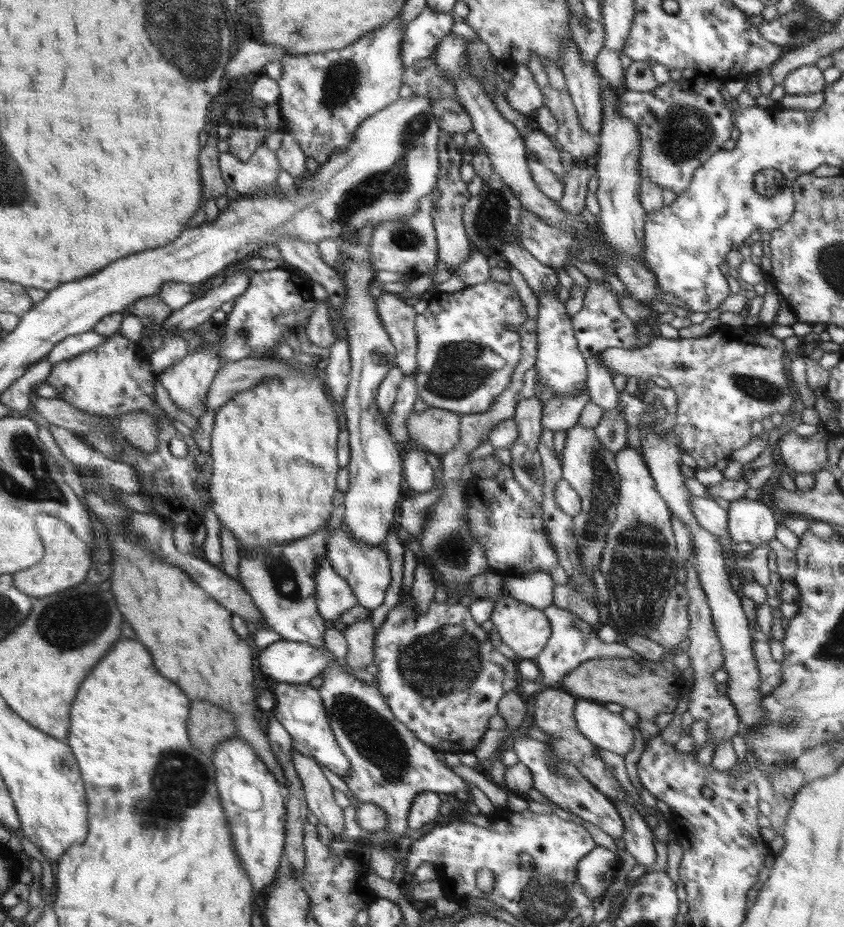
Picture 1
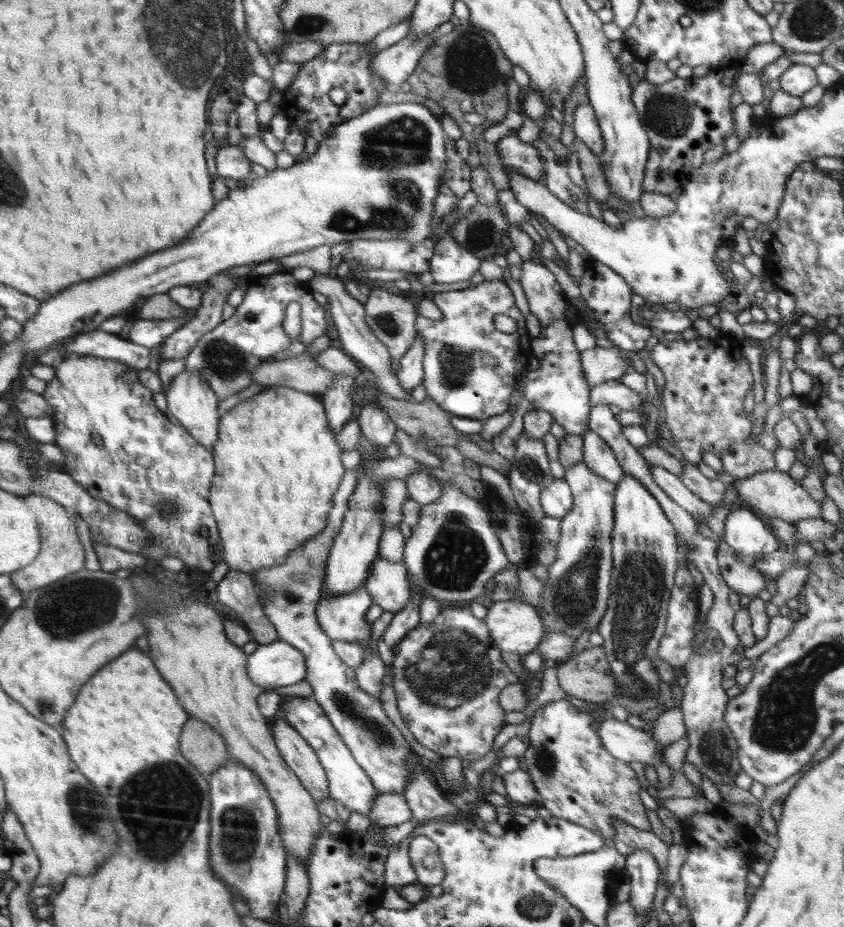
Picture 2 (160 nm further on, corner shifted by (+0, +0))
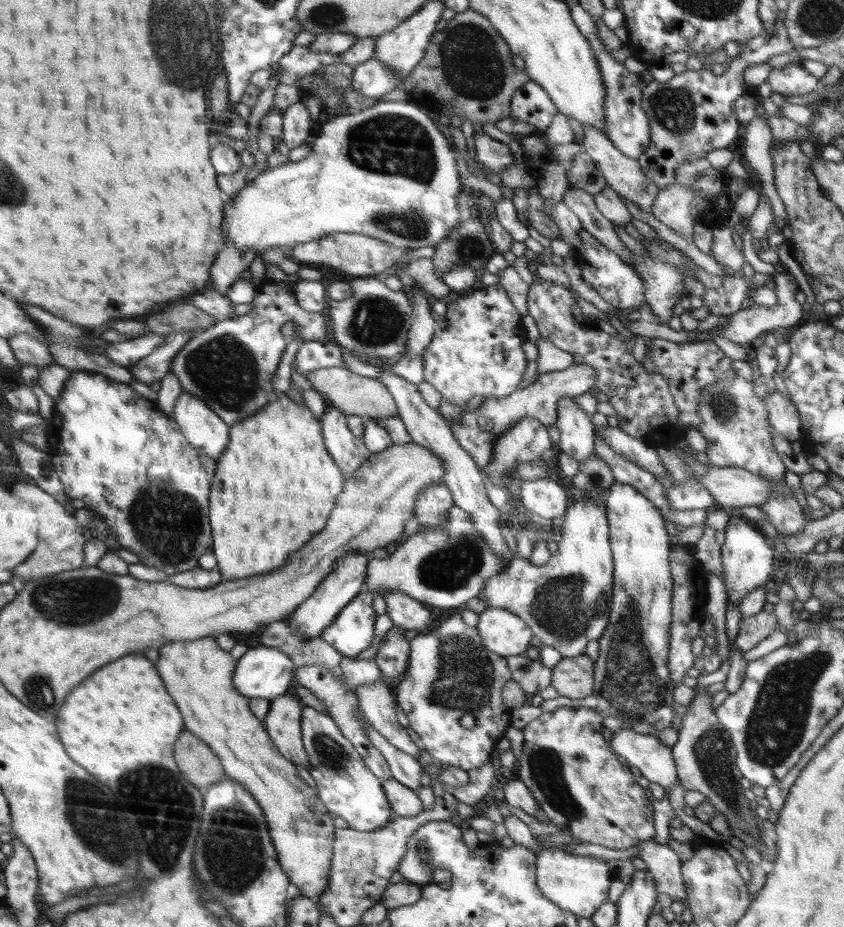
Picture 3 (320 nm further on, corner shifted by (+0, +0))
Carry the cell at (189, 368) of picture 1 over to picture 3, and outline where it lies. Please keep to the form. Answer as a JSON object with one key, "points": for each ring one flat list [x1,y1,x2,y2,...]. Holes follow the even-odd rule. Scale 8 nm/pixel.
{"points":[[182,392,176,400,172,421,204,455,218,461,229,443,229,427,207,402]]}

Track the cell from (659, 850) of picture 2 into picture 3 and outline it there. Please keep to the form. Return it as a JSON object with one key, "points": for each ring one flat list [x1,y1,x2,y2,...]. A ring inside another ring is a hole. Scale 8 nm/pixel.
{"points":[[652,838,637,844,639,858,645,862,650,875,654,877,656,891,670,895,673,901,686,902,686,888,682,880,680,857,667,844,658,844]]}

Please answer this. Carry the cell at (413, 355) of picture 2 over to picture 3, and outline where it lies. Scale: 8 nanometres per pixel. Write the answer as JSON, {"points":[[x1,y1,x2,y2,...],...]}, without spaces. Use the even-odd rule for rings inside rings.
{"points":[[414,280,412,286,407,289,411,301,411,327,408,331,407,350,404,357,415,359,422,357,425,348,430,344,435,335,437,324,432,318,432,309,428,299,424,296,420,283]]}

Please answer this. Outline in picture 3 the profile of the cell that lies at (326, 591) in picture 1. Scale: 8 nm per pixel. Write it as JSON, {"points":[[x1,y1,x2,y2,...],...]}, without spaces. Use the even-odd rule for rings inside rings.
{"points":[[361,590,328,626,320,638,331,644,340,654,357,656,371,646,378,617,373,609,375,594]]}

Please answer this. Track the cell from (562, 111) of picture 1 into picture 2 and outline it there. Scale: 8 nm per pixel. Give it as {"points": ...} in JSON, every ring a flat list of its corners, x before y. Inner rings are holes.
{"points":[[574,139,574,144,570,149,576,150,580,168,588,187,588,192,597,202,607,202,608,186,606,186,605,176,602,169,601,160,579,139]]}

